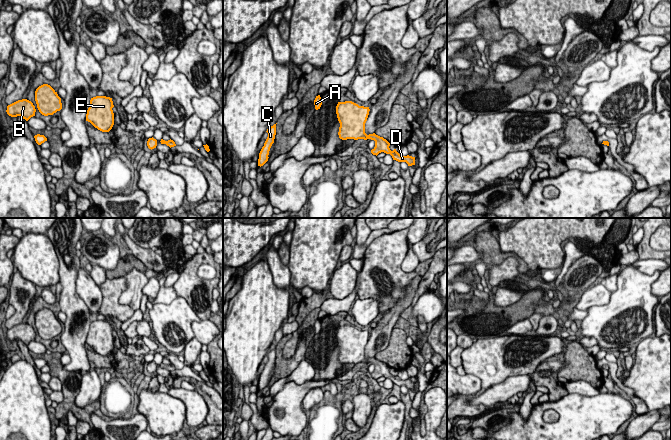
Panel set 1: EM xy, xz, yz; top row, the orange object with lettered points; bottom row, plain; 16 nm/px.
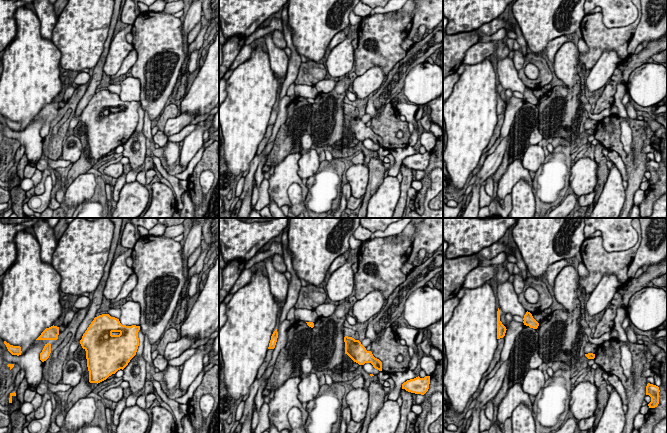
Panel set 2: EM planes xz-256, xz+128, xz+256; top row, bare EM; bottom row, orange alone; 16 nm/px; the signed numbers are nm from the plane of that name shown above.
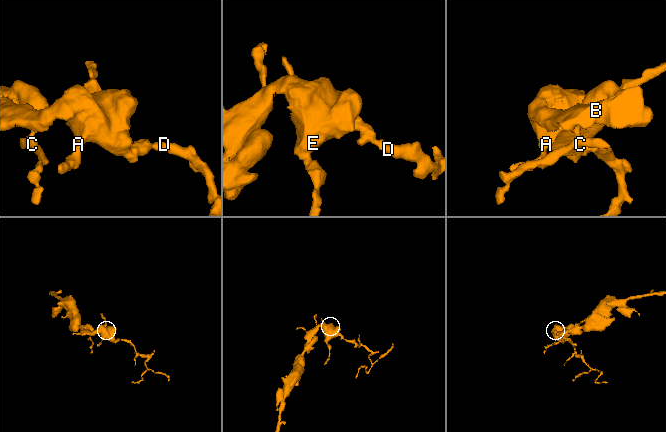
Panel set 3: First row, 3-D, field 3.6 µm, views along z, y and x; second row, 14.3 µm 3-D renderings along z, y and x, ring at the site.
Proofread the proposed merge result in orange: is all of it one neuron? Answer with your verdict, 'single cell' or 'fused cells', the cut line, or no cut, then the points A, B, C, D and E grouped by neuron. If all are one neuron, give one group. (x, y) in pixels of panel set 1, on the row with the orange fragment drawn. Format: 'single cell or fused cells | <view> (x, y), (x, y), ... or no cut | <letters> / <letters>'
single cell | no cut | A B C D E

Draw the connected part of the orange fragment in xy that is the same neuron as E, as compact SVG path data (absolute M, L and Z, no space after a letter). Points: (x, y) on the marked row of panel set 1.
M96 96L91 98L86 121L102 132L109 132L114 125L113 107L110 97Z

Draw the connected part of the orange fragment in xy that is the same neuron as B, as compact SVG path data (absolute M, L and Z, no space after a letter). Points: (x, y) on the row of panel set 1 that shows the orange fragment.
M27 99L18 100L7 106L7 114L11 117L20 116L26 121L35 116L36 107Z

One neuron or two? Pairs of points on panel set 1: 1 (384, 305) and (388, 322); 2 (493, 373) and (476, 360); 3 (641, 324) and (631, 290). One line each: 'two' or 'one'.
1: two
2: one
3: one

